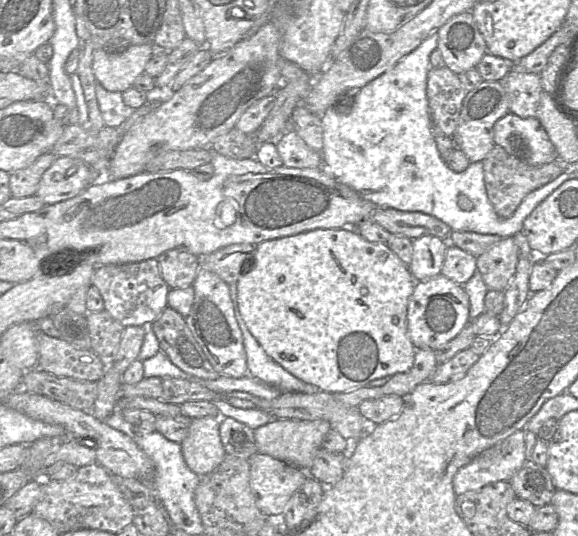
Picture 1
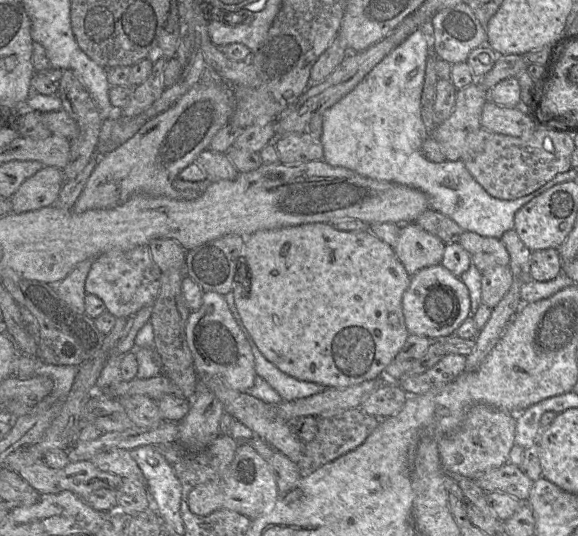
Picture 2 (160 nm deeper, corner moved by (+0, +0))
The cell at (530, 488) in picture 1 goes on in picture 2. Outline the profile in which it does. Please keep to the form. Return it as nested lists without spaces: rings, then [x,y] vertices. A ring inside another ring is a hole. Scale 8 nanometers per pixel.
[[[509,462],[480,474],[474,481],[486,493],[507,493],[520,502],[526,502],[534,482],[518,465]]]

